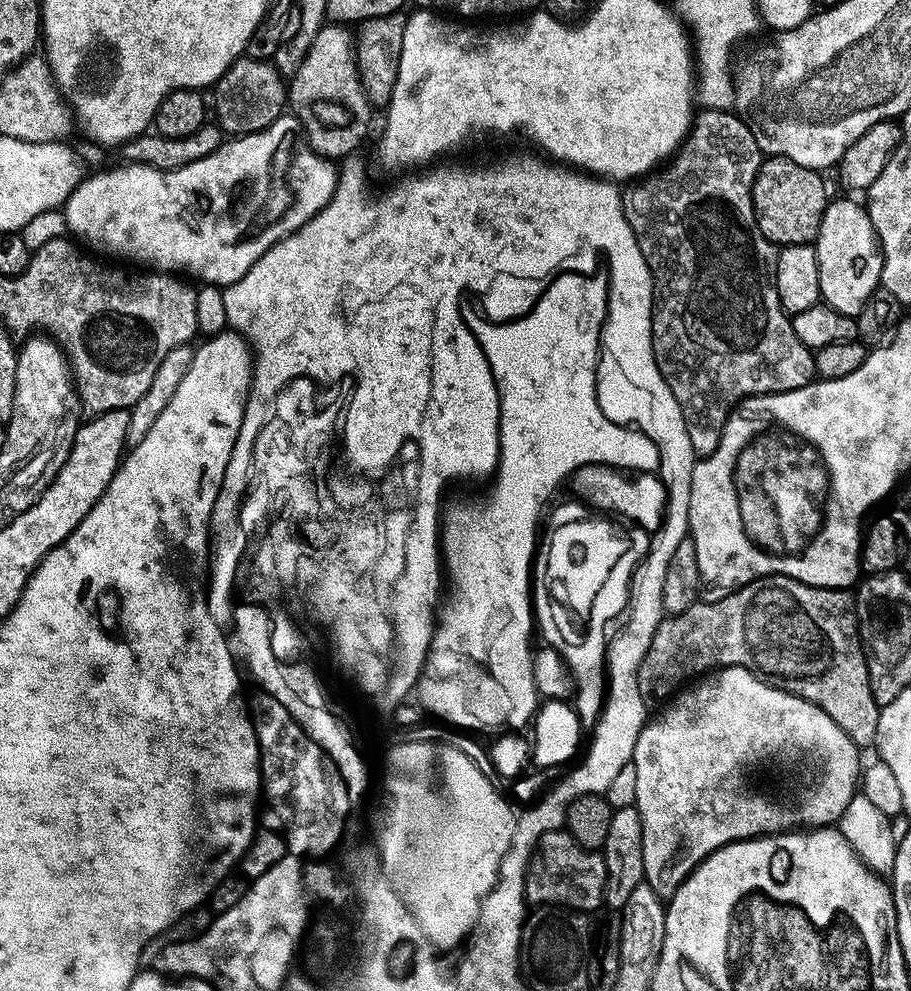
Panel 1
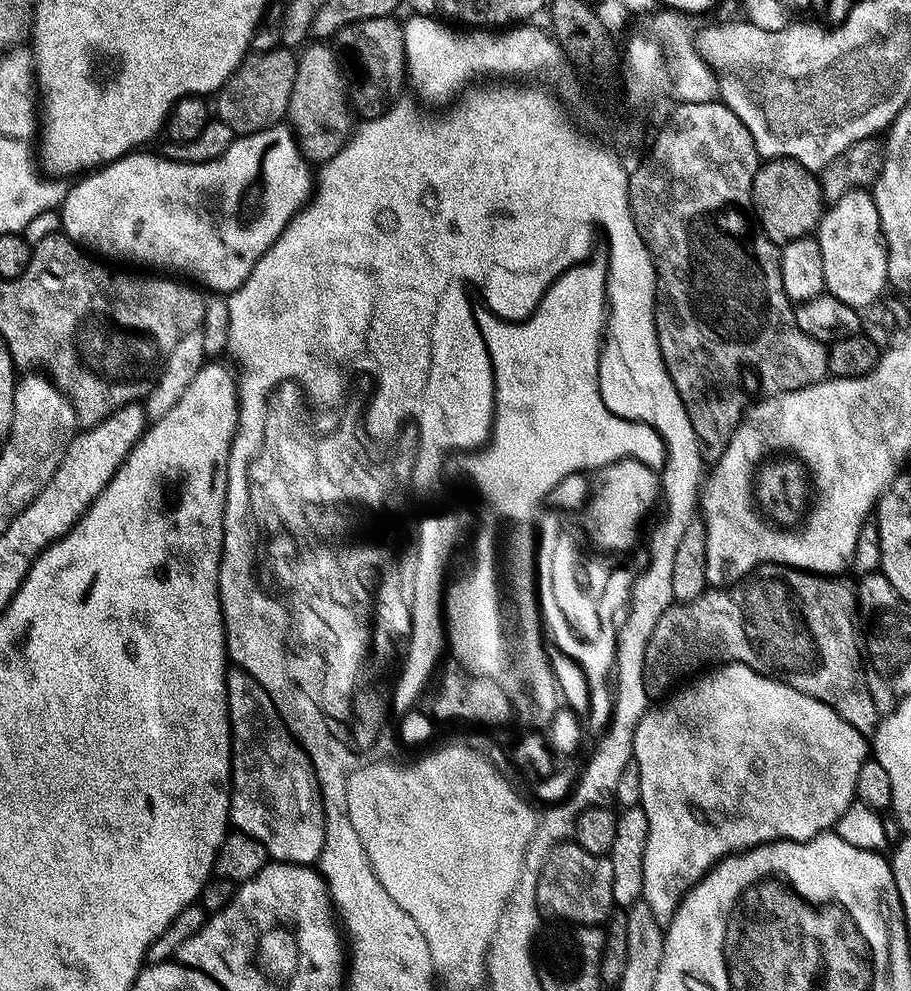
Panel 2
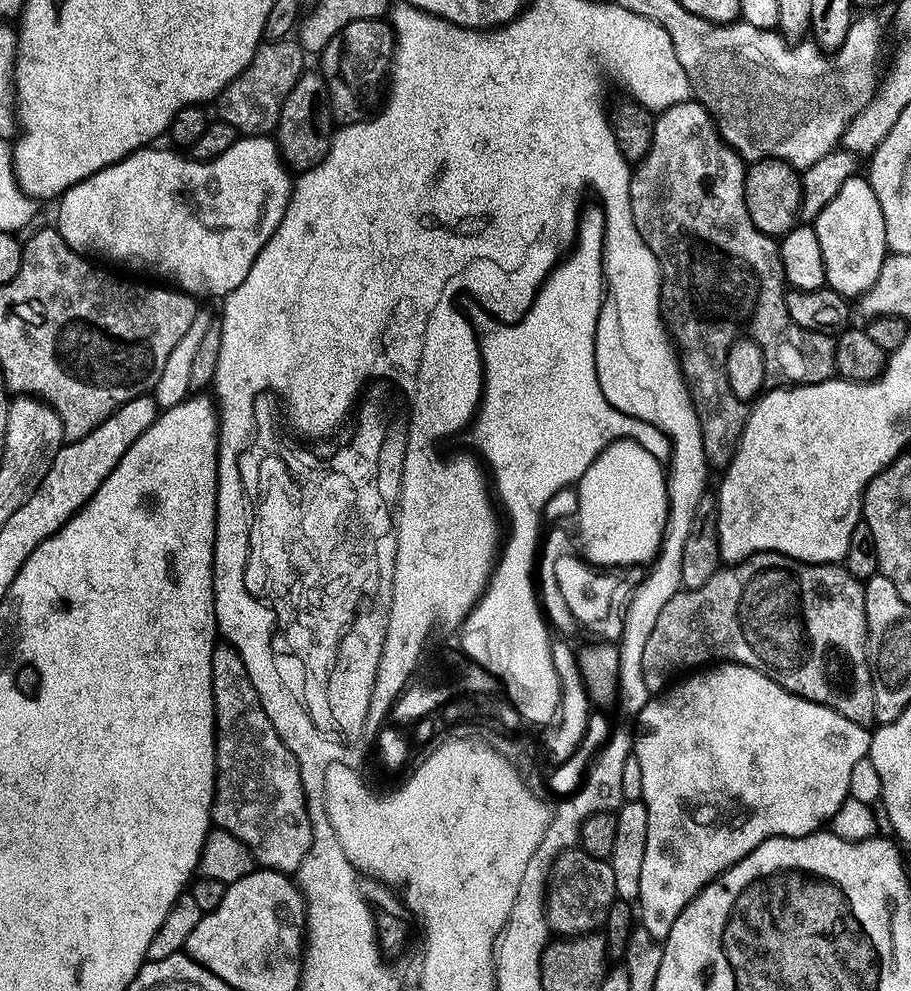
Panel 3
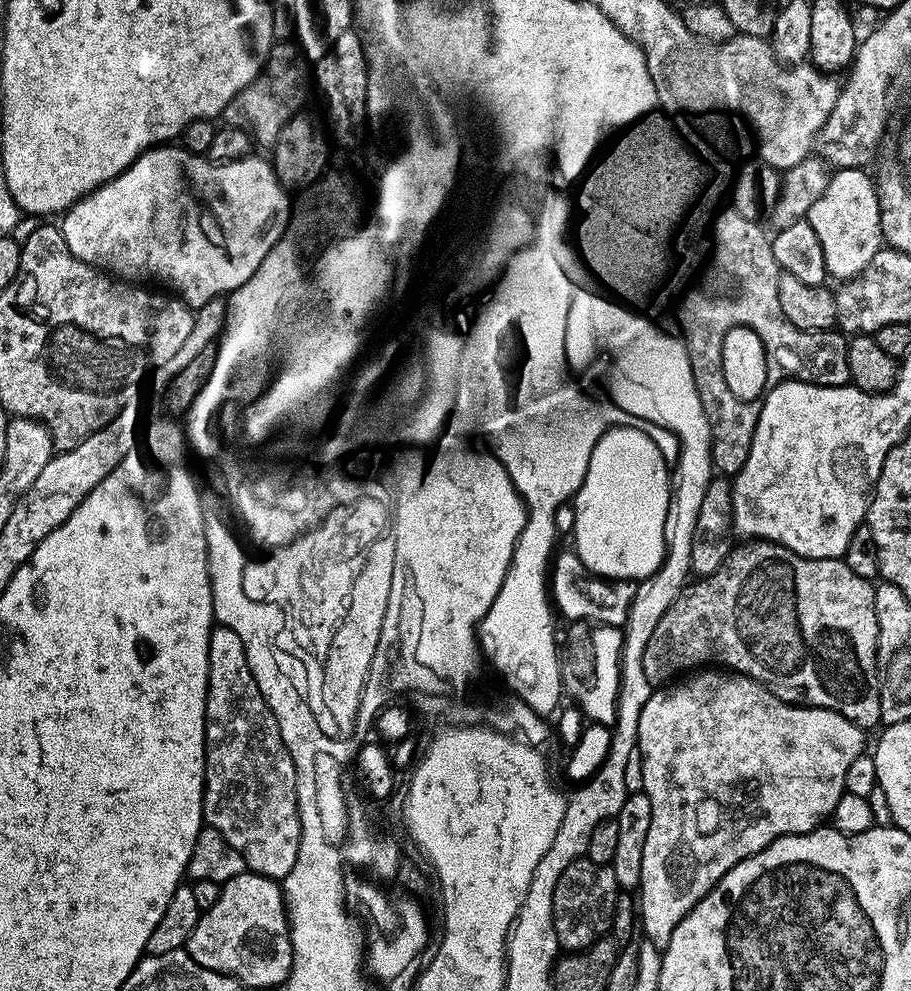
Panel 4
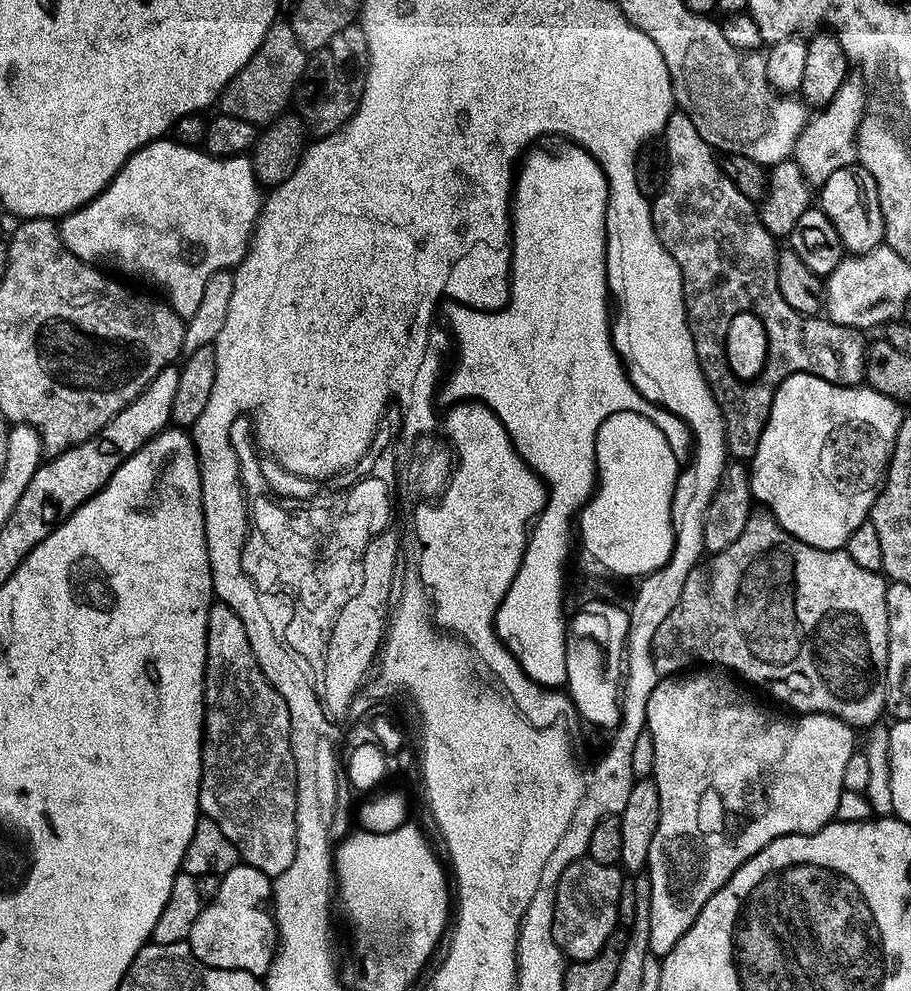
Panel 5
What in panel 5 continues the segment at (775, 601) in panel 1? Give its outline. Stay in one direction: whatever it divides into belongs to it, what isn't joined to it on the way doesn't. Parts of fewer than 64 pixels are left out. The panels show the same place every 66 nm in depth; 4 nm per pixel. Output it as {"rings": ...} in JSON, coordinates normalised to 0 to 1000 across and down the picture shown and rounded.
{"rings":[[[839,515],[831,516],[821,522],[819,535],[814,535],[811,543],[801,547],[797,555],[778,560],[776,563],[777,569],[769,568],[760,574],[760,578],[749,591],[746,609],[740,612],[740,616],[731,620],[727,632],[718,636],[716,667],[720,673],[721,683],[741,682],[761,672],[785,672],[787,675],[807,680],[813,687],[814,685],[822,686],[828,693],[844,698],[850,705],[857,706],[865,714],[870,714],[868,717],[874,720],[901,718],[908,723],[919,723],[920,726],[934,731],[940,737],[960,732],[965,728],[962,726],[966,721],[968,724],[971,721],[973,672],[975,671],[975,608],[973,607],[975,589],[966,577],[946,575],[946,571],[942,571],[942,567],[937,567],[937,563],[933,563],[930,556],[902,555],[872,543],[854,528],[851,521]]]}

